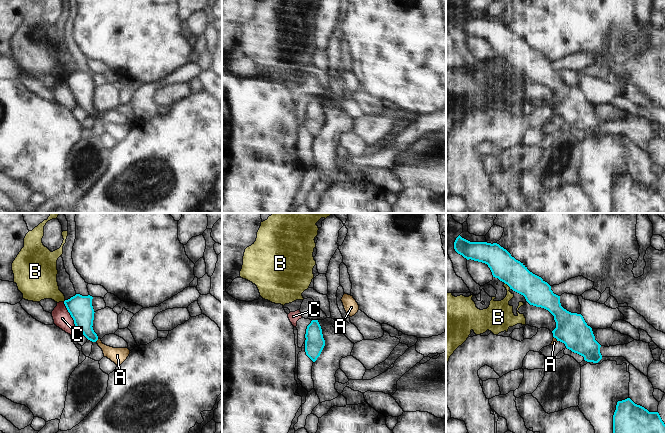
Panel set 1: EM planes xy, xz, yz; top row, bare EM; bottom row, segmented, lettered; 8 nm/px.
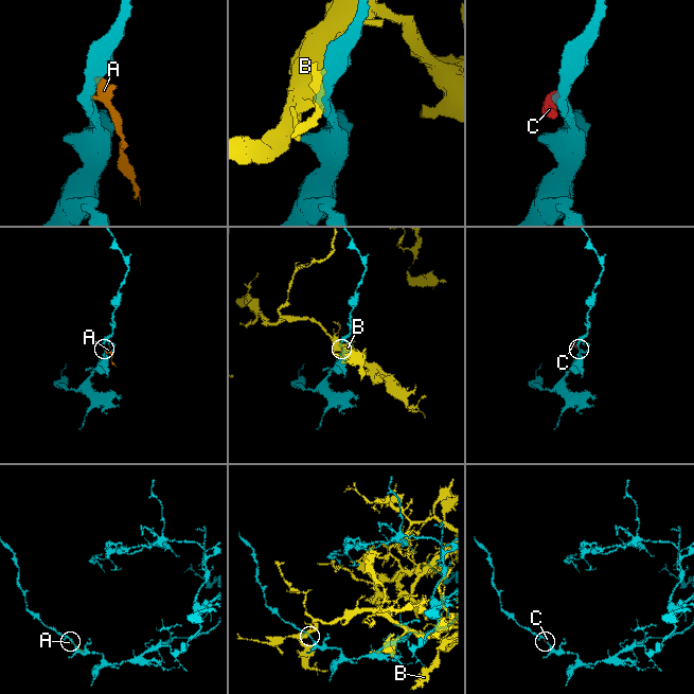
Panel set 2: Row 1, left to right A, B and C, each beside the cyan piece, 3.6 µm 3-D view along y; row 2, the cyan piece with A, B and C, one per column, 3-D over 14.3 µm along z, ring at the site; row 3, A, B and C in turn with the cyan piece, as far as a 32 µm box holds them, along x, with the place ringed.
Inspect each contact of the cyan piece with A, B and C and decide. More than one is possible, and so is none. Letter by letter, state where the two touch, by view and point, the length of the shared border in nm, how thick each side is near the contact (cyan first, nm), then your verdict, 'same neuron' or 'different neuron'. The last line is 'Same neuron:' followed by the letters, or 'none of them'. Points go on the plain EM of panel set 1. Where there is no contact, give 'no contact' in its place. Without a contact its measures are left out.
A: meets cyan in xy at (96, 116); contact 40 nm long; 180 nm thick on the cyan side, 130 nm on the other; different neuron
B: meets cyan in yz at (507, 60); contact 80 nm long; 220 nm thick on the cyan side, 220 nm on the other; different neuron
C: meets cyan in xy at (71, 92); contact 260 nm long; 190 nm thick on the cyan side, 140 nm on the other; different neuron
Same neuron: none of them

